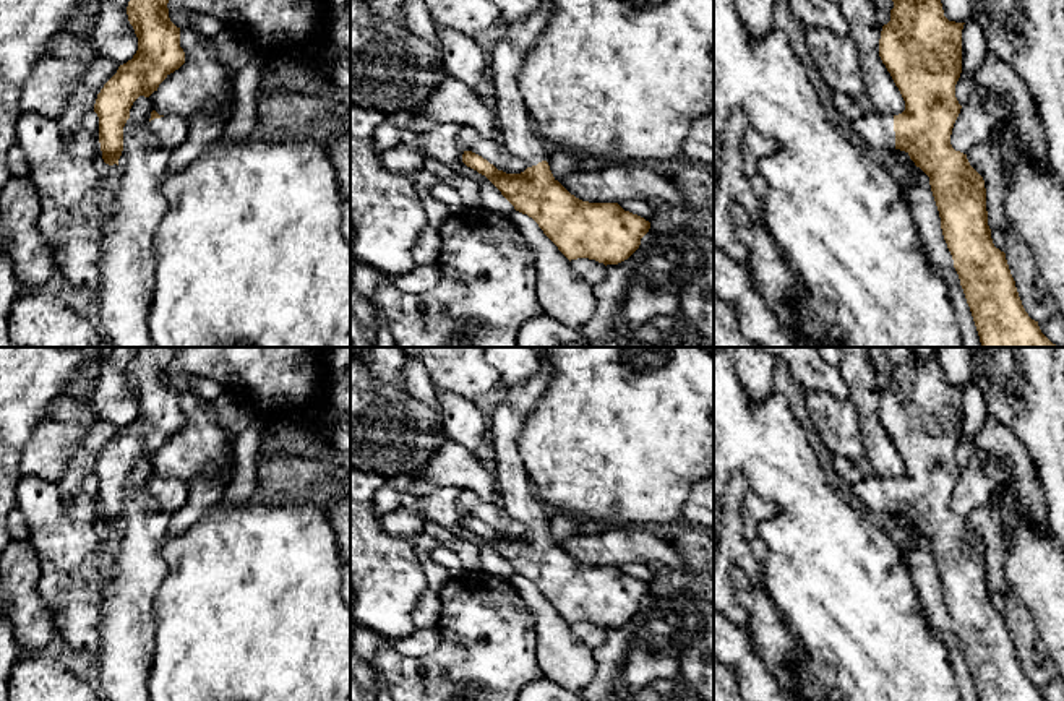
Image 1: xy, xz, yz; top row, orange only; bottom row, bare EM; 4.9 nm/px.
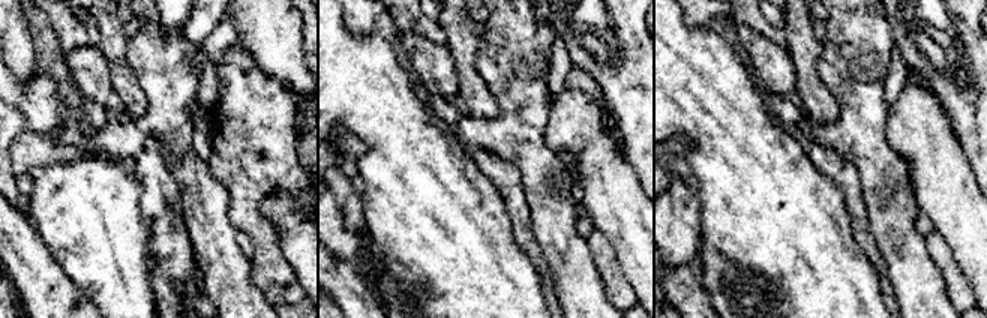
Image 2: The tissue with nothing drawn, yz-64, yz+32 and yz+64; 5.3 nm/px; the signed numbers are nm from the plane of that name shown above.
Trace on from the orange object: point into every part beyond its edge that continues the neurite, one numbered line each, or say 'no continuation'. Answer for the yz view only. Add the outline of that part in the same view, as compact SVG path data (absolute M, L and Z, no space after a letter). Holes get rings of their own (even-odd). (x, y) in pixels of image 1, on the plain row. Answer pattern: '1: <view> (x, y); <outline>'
1: yz (875, 494); M868 477L852 485L848 497L876 518L895 513L894 480Z

